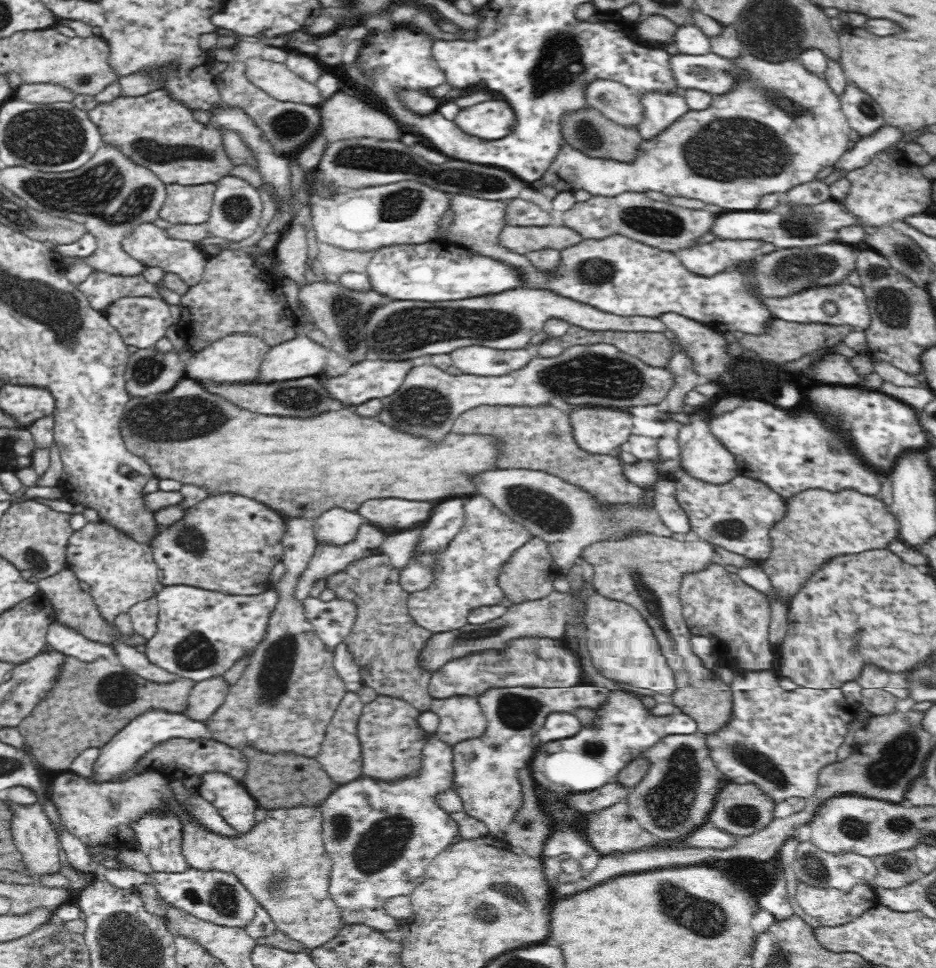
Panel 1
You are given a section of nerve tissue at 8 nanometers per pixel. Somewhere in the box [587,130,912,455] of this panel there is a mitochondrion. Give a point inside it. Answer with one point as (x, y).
(818, 264)

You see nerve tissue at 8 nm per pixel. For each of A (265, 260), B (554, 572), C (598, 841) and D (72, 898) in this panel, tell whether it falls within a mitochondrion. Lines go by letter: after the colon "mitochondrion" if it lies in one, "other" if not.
A: other
B: other
C: other
D: other

